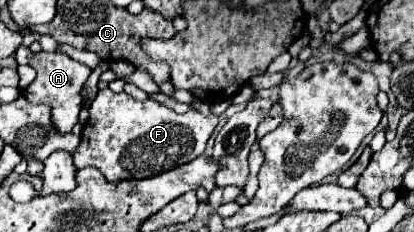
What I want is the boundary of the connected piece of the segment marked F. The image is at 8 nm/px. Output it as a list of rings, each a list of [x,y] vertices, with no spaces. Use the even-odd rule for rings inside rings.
[[[102,89],[90,105],[88,127],[84,127],[80,147],[72,155],[74,165],[78,169],[82,169],[86,165],[98,167],[108,181],[154,177],[154,175],[160,175],[164,171],[174,169],[176,165],[184,165],[184,163],[194,161],[196,157],[200,157],[204,153],[204,147],[206,147],[216,123],[218,123],[216,115],[206,117],[200,111],[190,111],[190,113],[178,115],[176,111],[172,111],[166,105],[160,105],[154,99],[136,101],[136,99],[128,97],[126,93],[114,93],[112,89]]]

